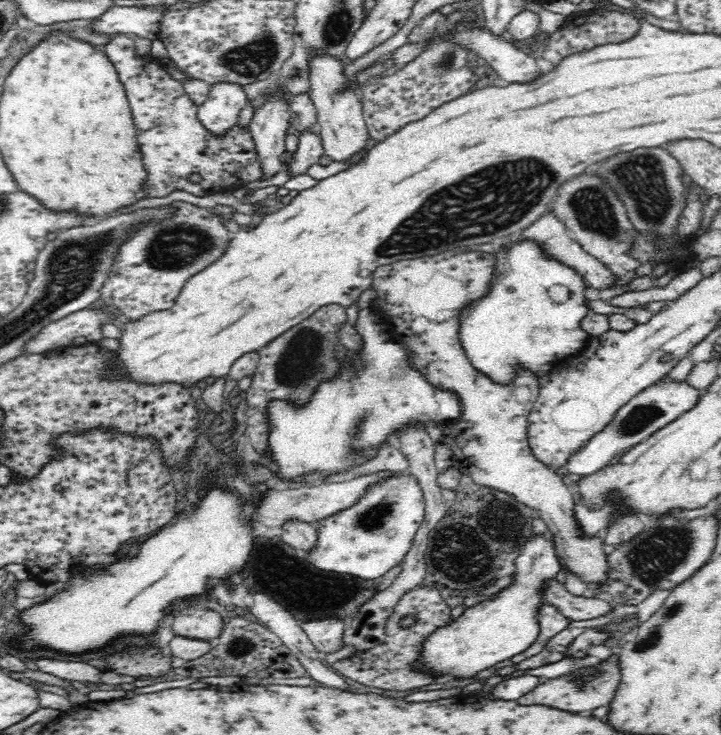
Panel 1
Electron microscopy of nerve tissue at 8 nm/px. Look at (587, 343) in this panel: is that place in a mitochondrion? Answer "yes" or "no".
no

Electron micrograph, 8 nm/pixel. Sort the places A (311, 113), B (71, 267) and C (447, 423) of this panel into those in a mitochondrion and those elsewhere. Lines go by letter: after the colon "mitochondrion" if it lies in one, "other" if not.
A: other
B: mitochondrion
C: other

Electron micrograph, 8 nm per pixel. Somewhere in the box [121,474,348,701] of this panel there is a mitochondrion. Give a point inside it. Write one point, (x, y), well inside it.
(271, 555)

